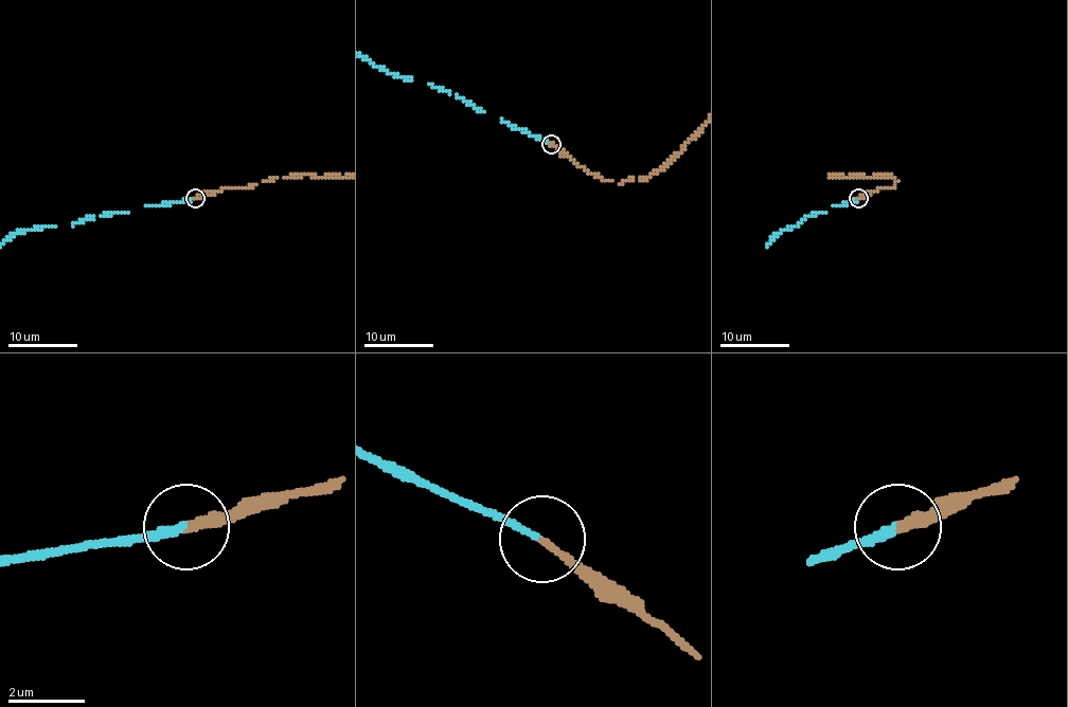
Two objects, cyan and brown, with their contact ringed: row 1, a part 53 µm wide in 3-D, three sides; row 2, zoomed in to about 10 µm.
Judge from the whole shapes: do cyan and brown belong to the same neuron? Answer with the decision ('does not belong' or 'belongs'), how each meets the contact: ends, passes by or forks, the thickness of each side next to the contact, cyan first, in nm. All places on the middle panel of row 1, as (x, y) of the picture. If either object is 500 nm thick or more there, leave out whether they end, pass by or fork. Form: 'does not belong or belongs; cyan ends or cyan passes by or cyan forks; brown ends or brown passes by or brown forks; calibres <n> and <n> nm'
belongs; cyan ends; brown ends; calibres 170 and 200 nm

